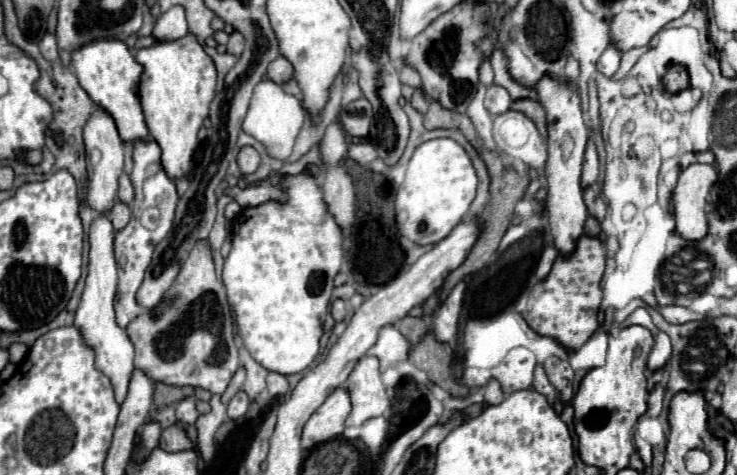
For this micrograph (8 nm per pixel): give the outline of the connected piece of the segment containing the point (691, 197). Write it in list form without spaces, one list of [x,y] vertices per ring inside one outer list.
[[[691,164],[681,170],[675,188],[677,232],[685,240],[701,240],[707,234],[705,204],[711,186],[717,182],[715,164]]]

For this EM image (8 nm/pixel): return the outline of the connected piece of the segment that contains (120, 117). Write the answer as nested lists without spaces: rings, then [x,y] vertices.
[[[93,40],[91,44],[77,48],[71,52],[71,70],[91,100],[113,116],[123,140],[135,142],[147,138],[147,126],[139,104],[139,76],[143,68],[123,40]]]

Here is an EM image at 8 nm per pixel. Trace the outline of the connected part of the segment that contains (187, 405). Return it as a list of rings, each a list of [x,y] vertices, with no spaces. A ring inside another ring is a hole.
[[[185,398],[181,402],[177,402],[177,420],[181,424],[195,424],[195,420],[199,418],[199,412],[195,408],[195,398]]]

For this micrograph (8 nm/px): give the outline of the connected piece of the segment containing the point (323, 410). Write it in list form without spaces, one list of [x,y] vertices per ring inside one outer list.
[[[337,388],[335,392],[331,392],[303,428],[301,444],[305,454],[317,444],[339,438],[343,434],[345,418],[349,416],[349,412],[351,412],[351,402],[345,388]]]

